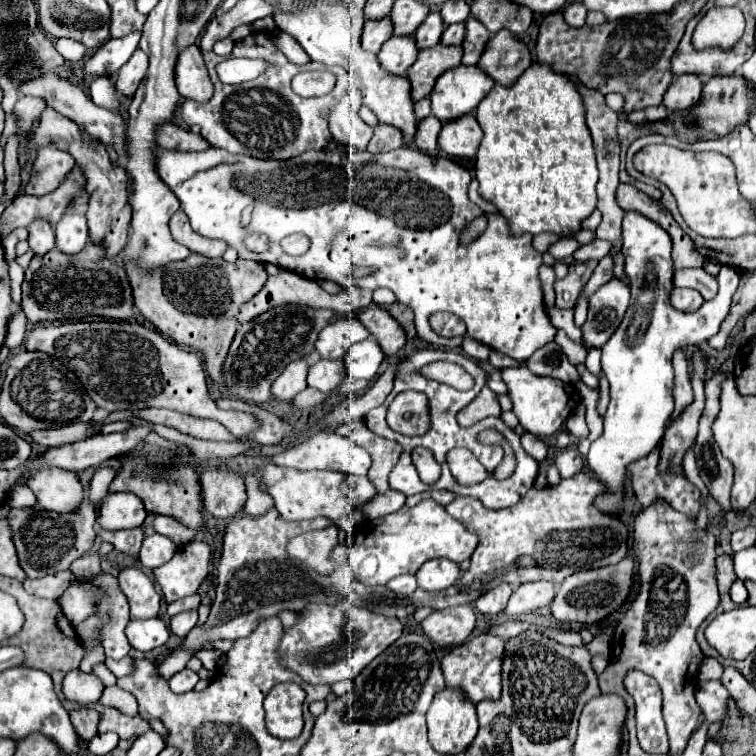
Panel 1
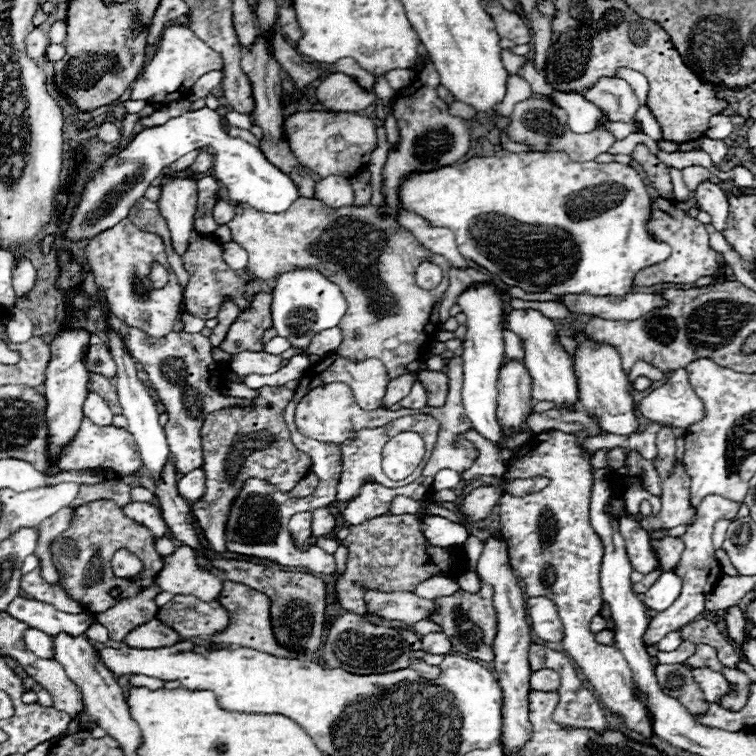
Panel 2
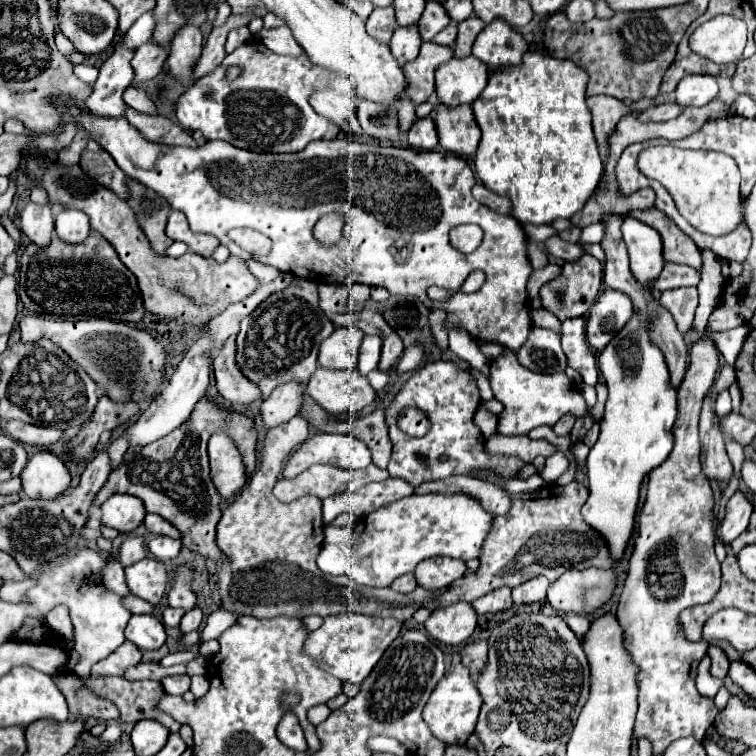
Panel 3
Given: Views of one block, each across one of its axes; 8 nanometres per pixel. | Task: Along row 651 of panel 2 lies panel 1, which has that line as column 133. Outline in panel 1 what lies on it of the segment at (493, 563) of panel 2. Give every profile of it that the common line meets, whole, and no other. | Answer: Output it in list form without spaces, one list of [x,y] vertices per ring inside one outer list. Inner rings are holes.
[[[116,492],[116,494],[108,494],[100,502],[98,526],[104,530],[138,528],[144,522],[144,518],[146,518],[146,510],[136,494]]]

